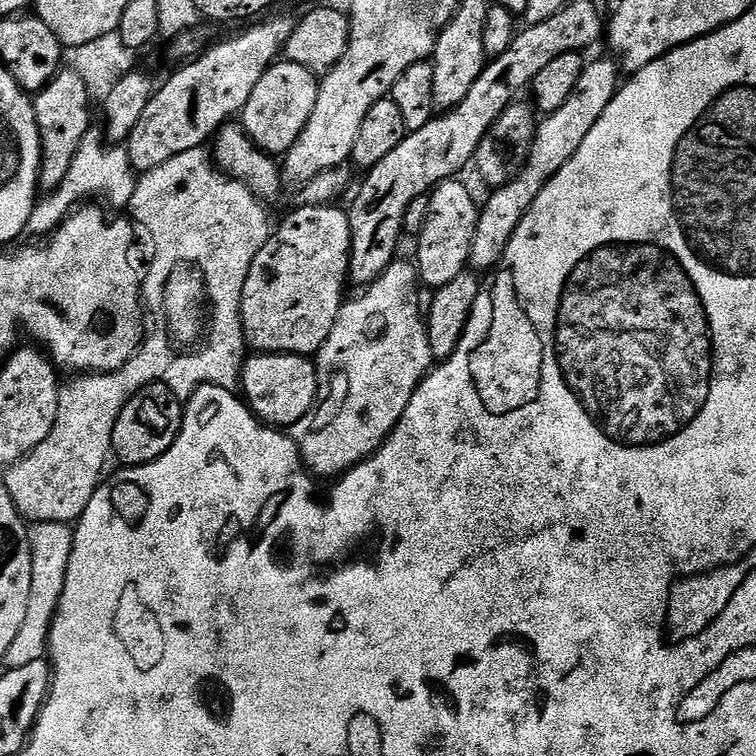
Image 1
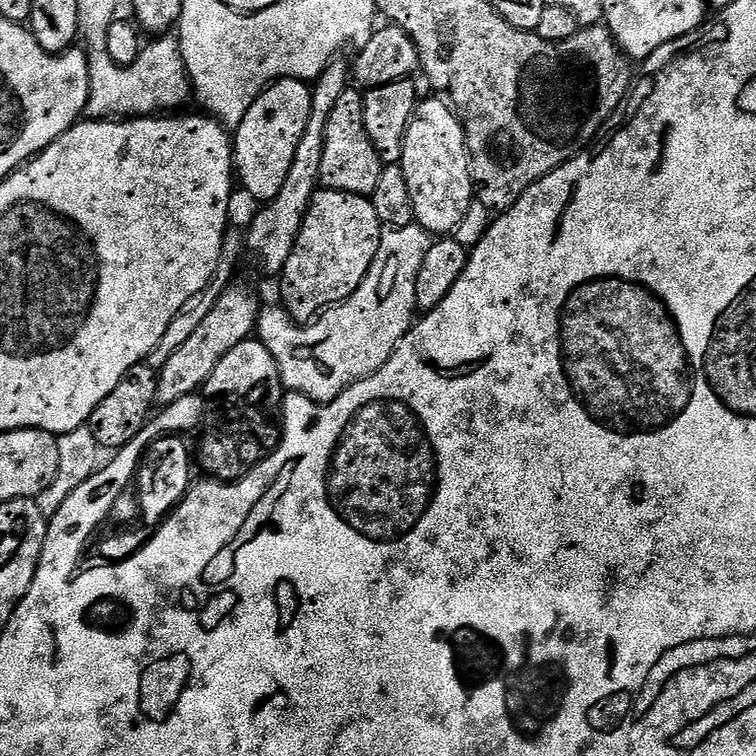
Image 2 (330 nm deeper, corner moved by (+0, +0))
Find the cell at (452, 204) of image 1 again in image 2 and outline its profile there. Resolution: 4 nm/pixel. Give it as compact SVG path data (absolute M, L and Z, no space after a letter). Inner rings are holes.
M443 99L428 100L419 105L412 125L406 130L404 149L400 159L400 169L406 174L410 186L410 202L414 206L415 223L429 234L452 234L466 218L474 202L472 191L472 171L468 165L468 139L464 137L464 127L455 111Z

